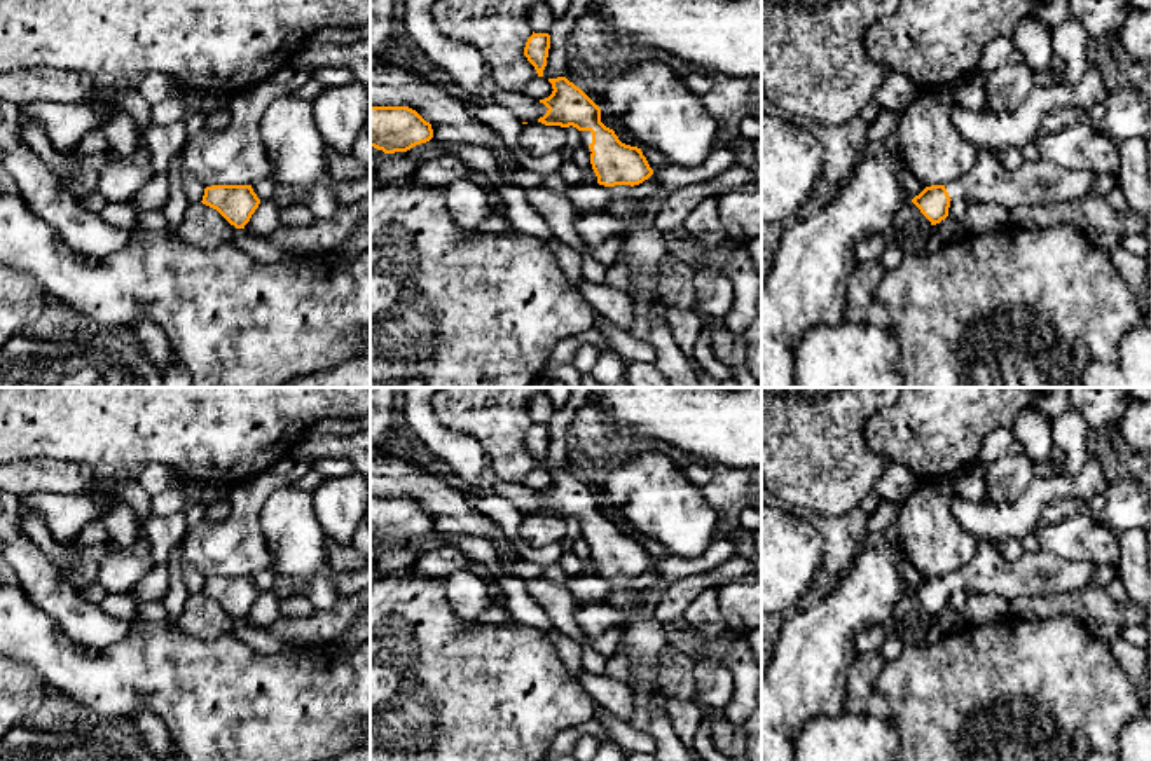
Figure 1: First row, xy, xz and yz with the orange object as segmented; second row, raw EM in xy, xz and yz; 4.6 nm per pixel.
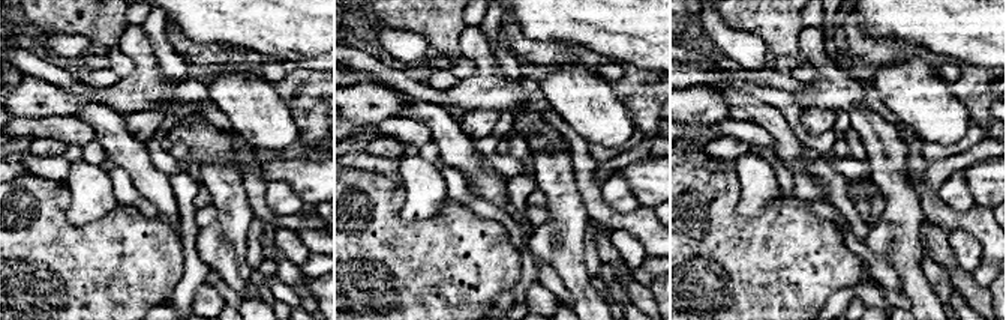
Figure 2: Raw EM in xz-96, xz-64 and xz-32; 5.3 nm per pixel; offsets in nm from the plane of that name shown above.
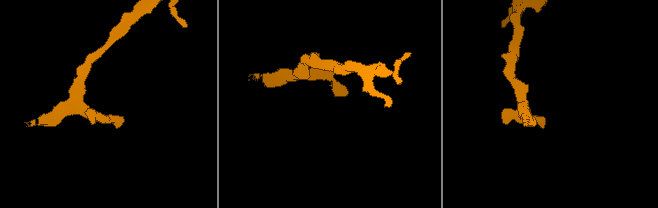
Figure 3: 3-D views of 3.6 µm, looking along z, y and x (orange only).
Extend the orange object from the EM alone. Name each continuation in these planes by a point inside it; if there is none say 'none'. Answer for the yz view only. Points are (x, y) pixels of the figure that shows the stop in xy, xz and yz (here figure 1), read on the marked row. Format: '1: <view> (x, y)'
1: yz (1034, 184)

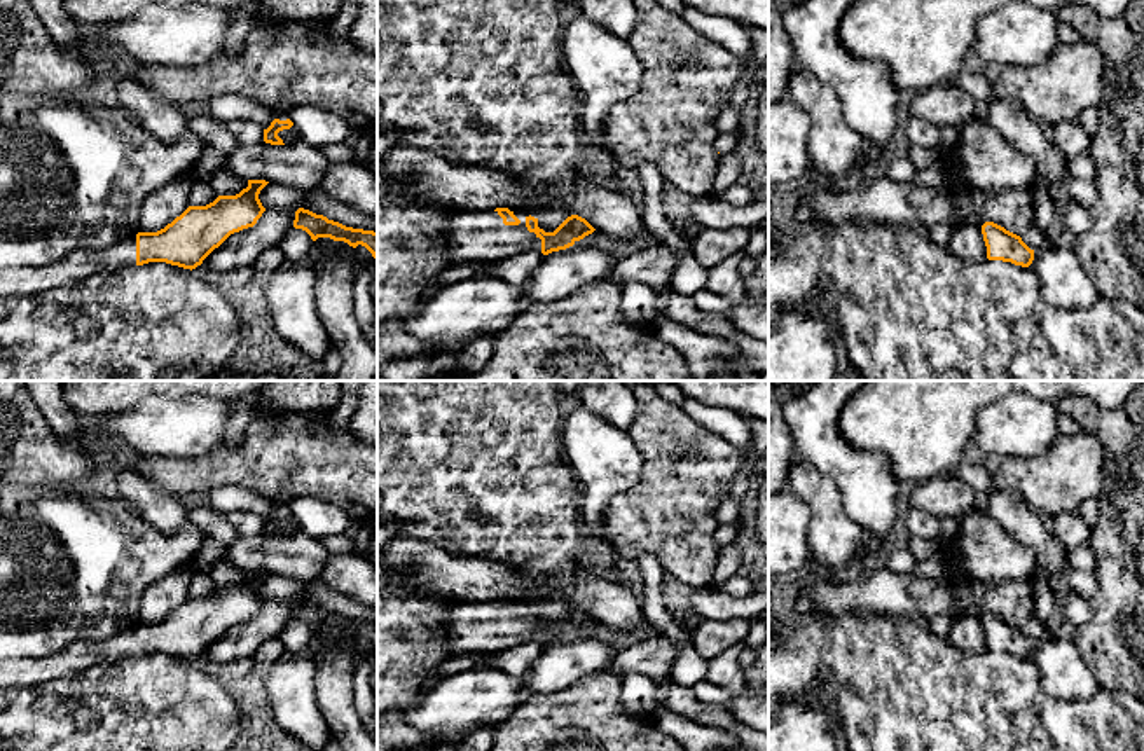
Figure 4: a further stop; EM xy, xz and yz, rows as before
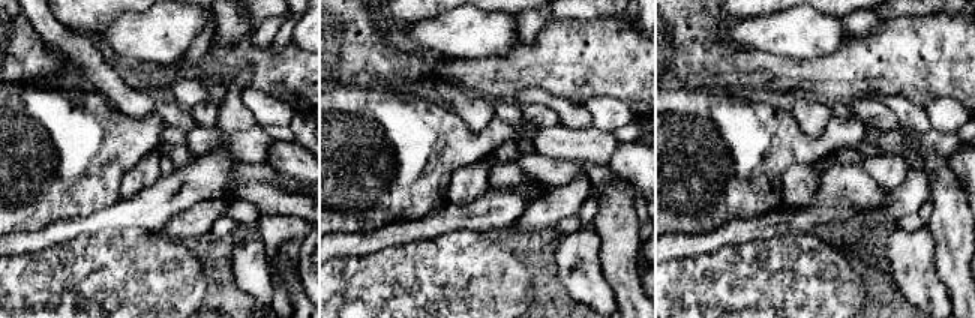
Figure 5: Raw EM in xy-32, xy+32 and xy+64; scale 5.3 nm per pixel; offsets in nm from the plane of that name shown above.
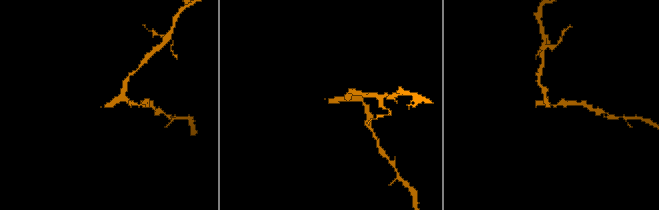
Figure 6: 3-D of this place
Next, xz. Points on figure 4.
1: xz (472, 236)

